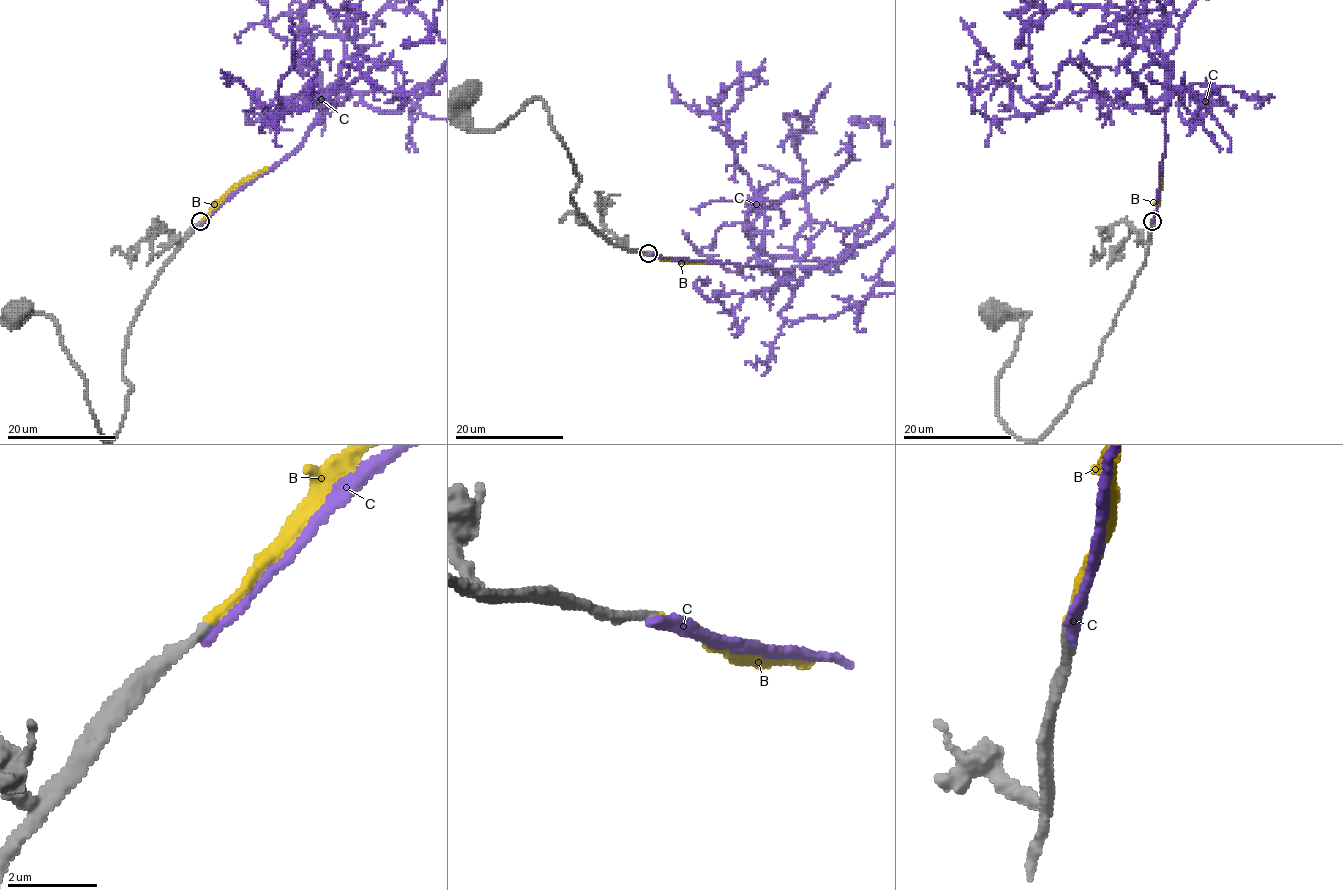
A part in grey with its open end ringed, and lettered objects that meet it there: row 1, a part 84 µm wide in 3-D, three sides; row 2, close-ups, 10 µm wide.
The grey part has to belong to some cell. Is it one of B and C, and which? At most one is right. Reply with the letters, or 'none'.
B

